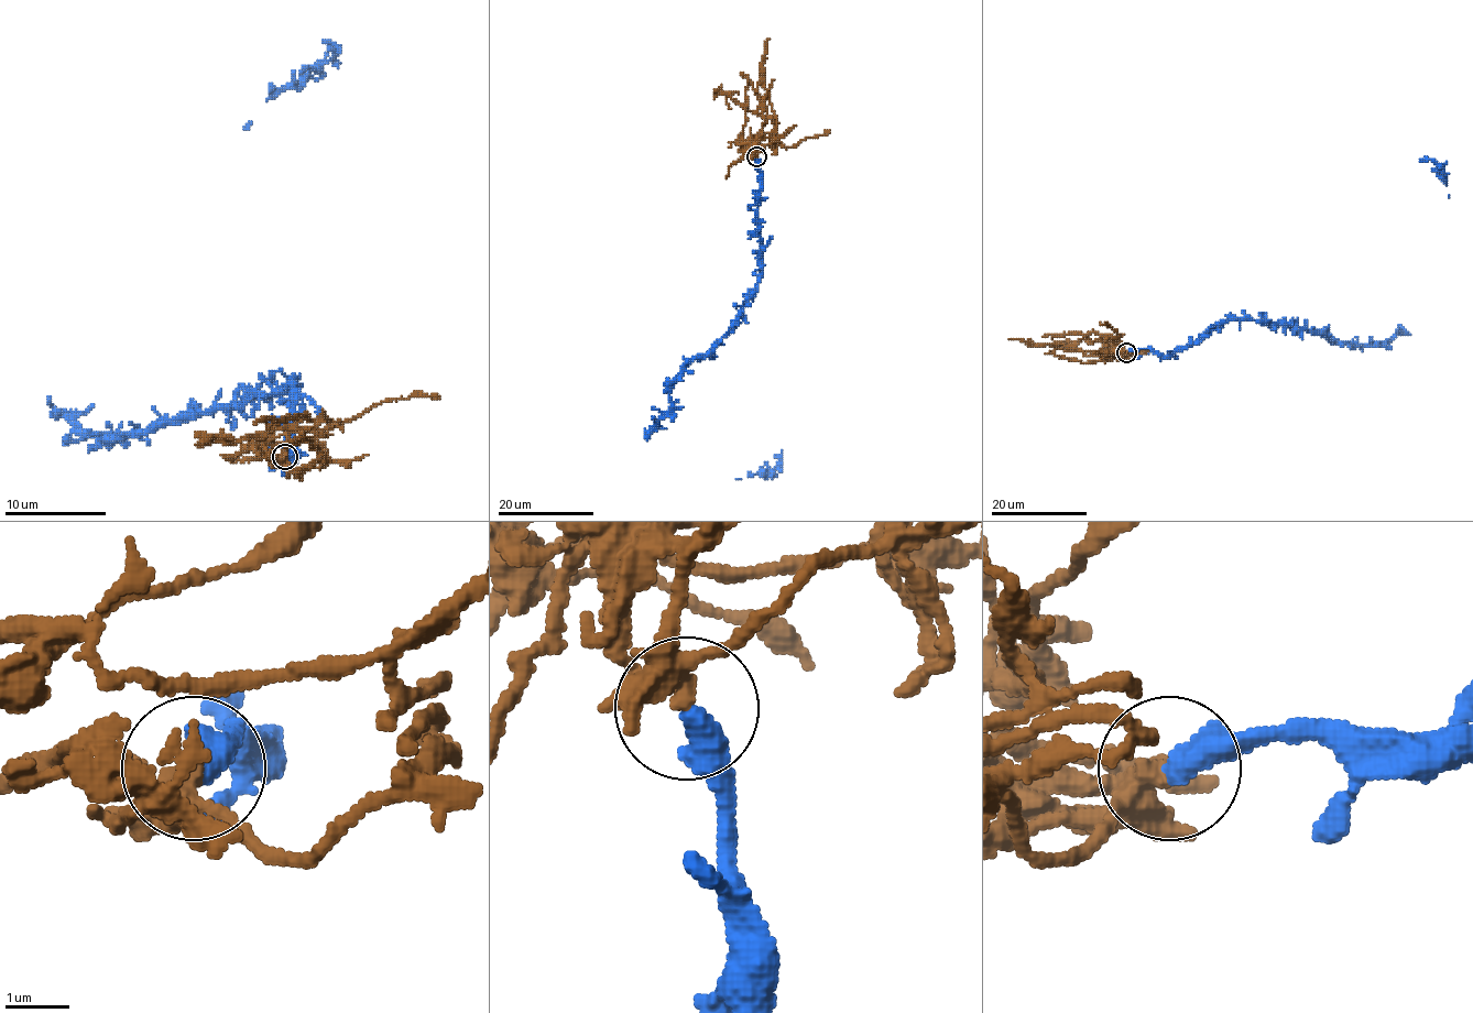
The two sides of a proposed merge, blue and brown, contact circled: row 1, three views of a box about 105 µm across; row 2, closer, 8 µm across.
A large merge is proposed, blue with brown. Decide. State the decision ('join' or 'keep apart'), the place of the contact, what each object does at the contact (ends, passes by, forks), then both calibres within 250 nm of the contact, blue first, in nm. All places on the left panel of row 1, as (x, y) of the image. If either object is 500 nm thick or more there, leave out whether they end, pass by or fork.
keep apart; place (285, 457); blue ends; brown forks; calibres 480 and 280 nm

